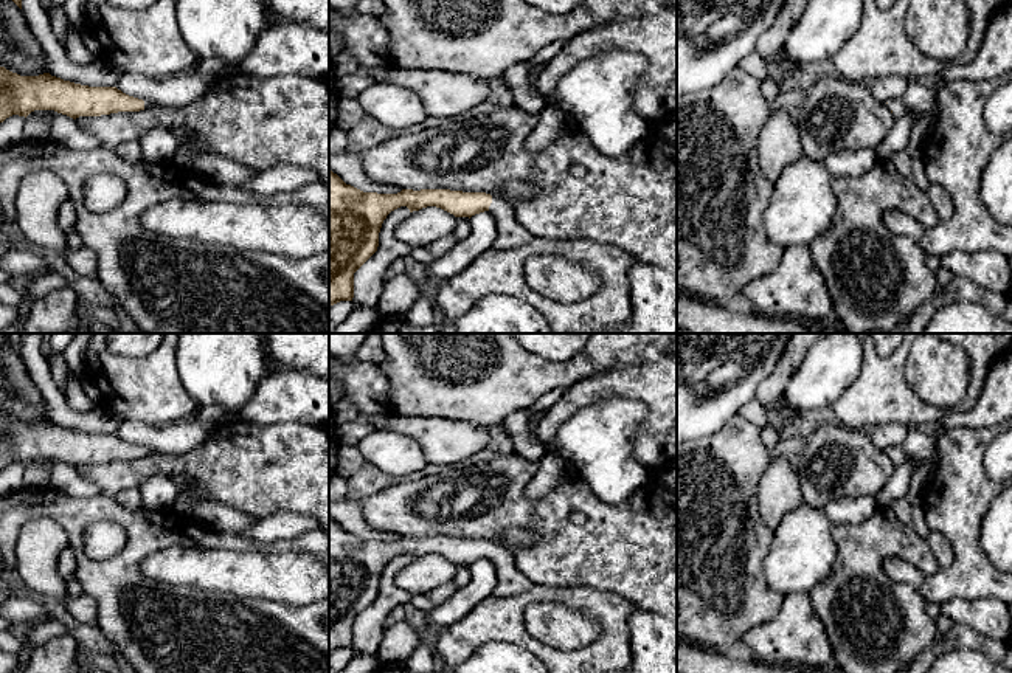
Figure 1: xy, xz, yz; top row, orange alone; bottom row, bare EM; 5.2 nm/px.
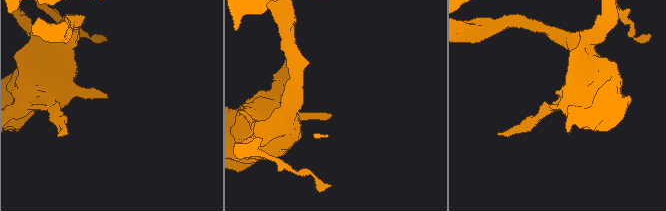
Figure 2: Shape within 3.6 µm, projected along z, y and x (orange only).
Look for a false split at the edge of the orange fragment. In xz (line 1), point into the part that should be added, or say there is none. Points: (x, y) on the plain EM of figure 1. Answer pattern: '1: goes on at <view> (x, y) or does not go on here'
1: goes on at xz (509, 579)

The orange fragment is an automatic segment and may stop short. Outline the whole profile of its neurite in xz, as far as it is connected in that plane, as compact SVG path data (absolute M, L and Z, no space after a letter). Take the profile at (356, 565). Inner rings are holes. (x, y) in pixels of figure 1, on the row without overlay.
M329 516L329 654L352 648L354 620L377 599L383 568L400 554L410 560L436 554L469 566L489 558L497 569L494 594L500 597L528 591L534 585L518 569L515 555L501 544L450 537L363 540Z

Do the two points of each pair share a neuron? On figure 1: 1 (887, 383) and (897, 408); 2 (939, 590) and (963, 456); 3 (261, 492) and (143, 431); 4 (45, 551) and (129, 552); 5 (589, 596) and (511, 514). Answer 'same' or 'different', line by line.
1: same
2: same
3: different
4: different
5: different

